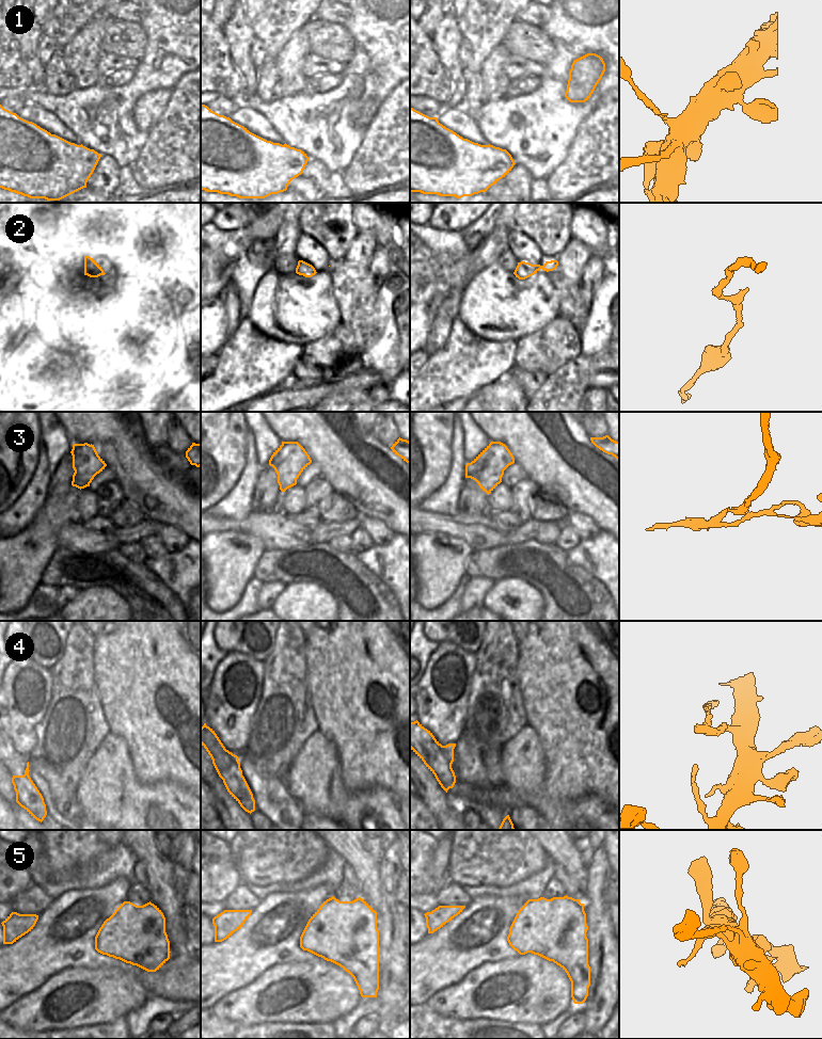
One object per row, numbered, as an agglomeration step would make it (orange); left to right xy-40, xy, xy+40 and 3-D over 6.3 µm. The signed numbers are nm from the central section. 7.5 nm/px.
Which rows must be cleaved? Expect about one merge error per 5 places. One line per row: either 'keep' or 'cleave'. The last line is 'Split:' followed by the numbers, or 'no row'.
1: keep
2: keep
3: cleave
4: cleave
5: keep
Split: 3, 4

